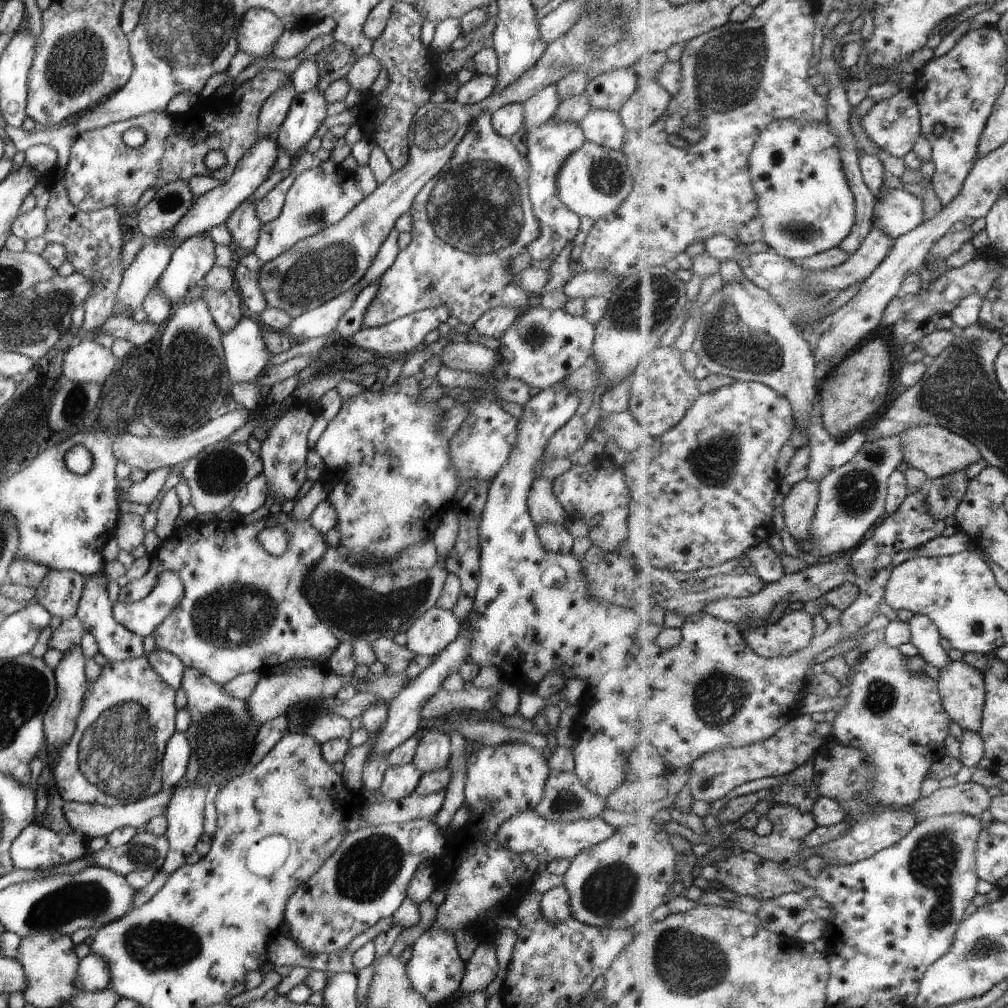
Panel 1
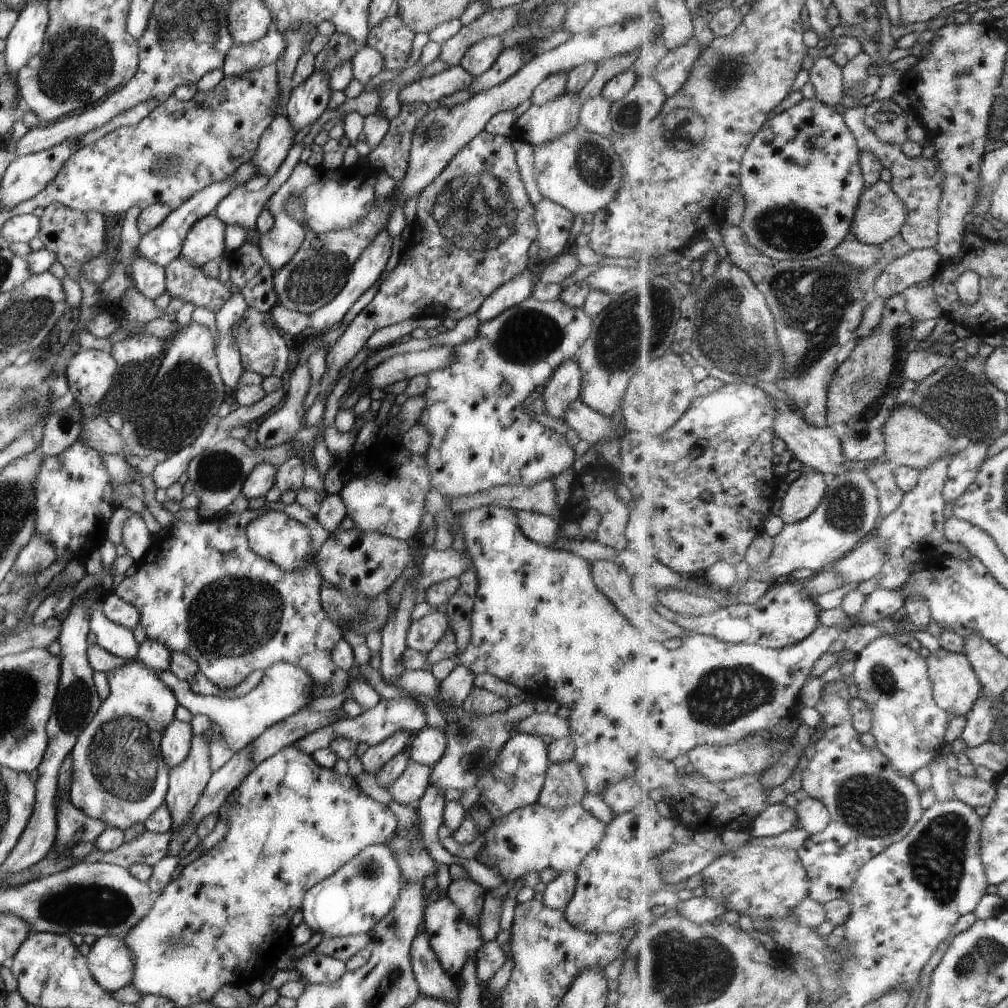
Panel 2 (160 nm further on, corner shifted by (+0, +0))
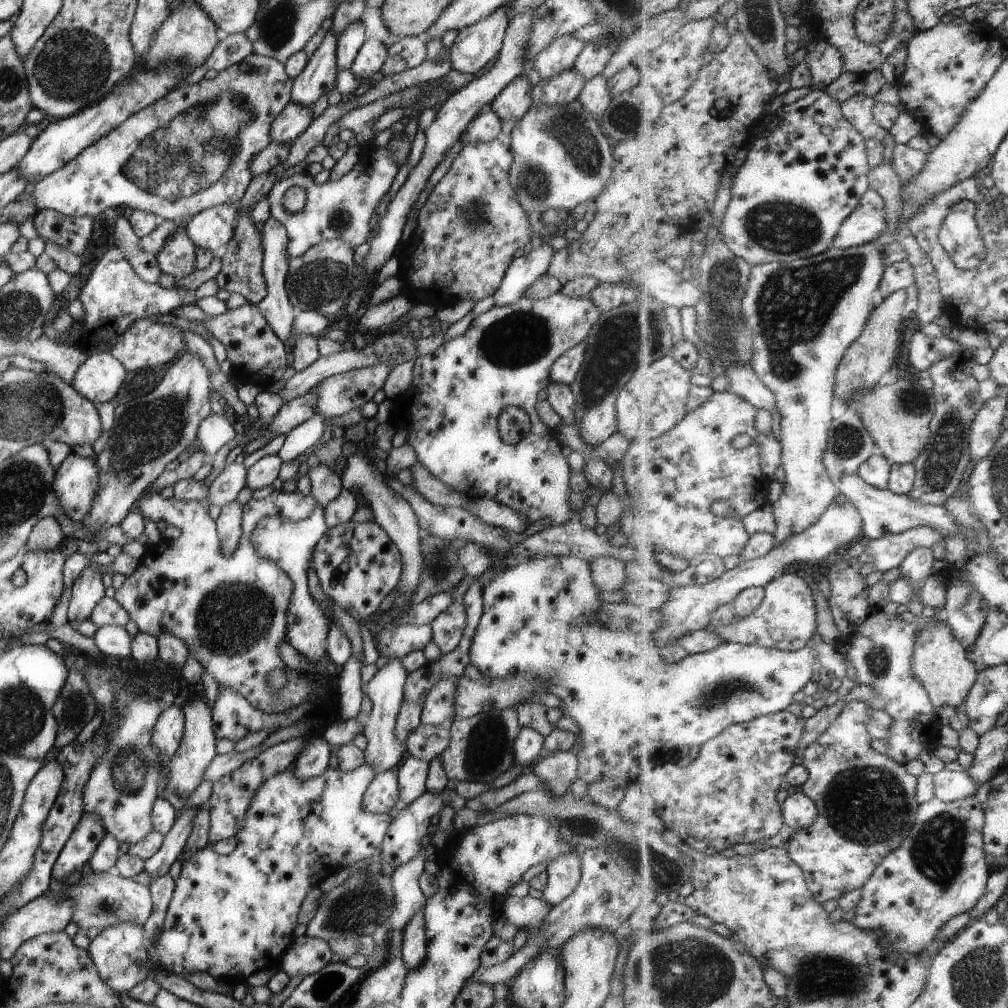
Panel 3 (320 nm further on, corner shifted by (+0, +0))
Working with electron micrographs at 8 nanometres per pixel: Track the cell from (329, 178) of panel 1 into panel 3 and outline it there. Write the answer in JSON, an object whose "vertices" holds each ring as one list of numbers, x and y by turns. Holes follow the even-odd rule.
{"vertices":[[371,142,361,147,361,156,357,162,337,181,327,180,318,185,306,171,275,181,266,197,270,216,285,227,288,256,301,256,308,248,323,241,340,240,353,248,357,248,361,242,369,241,369,220,374,215,381,197,389,190,397,170,398,164,393,160,389,142,384,148,374,147],[290,186,301,187,306,192,306,199,300,211,287,212,281,204,282,196]]}

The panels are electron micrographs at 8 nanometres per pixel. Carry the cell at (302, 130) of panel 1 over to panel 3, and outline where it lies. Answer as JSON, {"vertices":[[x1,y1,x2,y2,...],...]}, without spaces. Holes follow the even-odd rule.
{"vertices":[[329,29,307,59,299,74,292,79,291,102,307,106,322,94,335,88,336,81,336,34]]}

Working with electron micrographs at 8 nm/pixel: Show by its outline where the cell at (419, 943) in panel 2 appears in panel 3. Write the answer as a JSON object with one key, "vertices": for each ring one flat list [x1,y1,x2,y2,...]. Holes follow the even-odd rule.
{"vertices":[[424,906,419,907,415,914,402,928,400,953,403,964,407,970,413,970,417,965,422,965,427,946,427,937,424,931]]}

